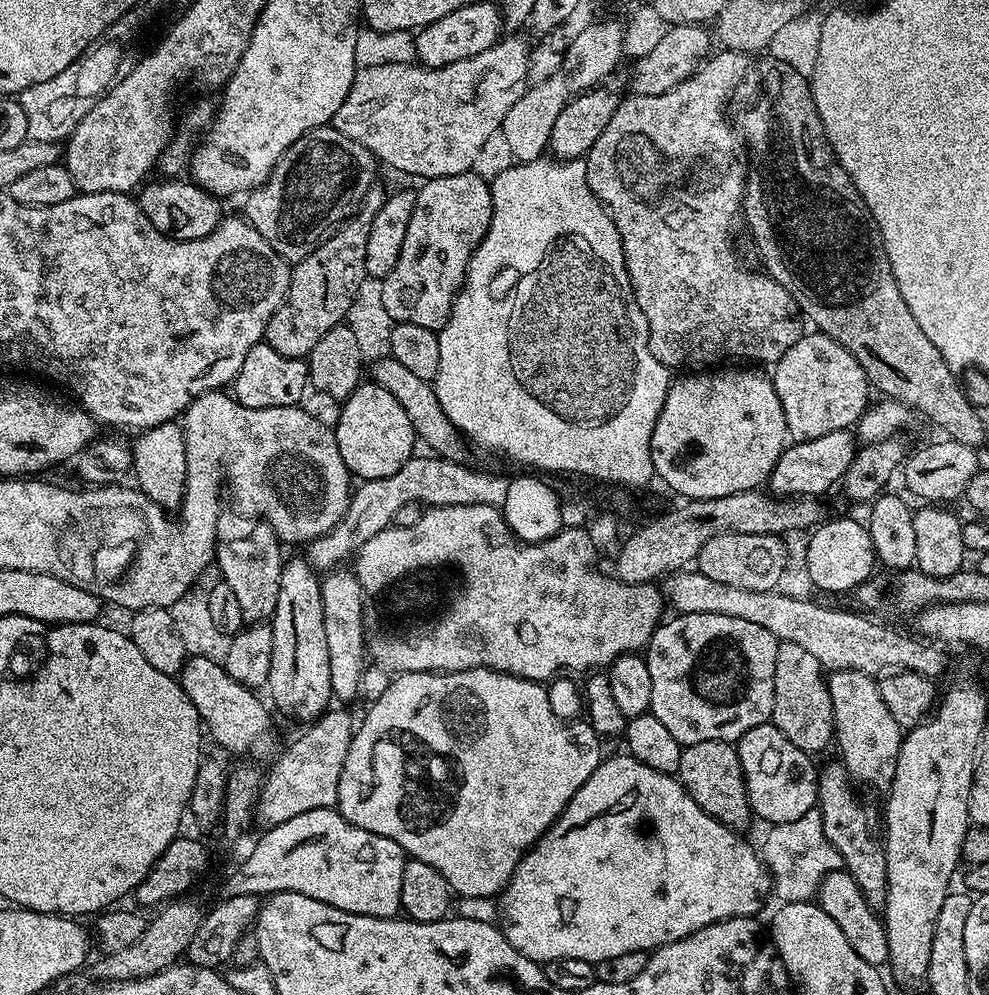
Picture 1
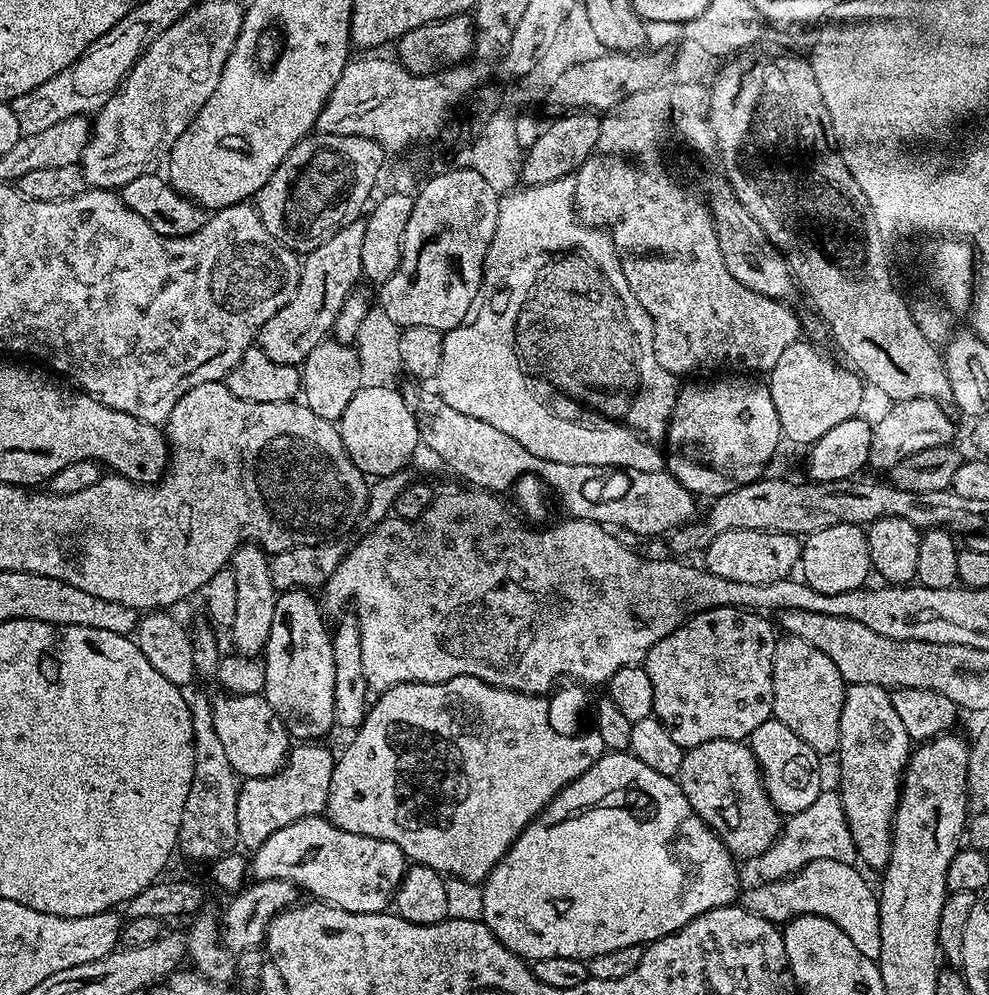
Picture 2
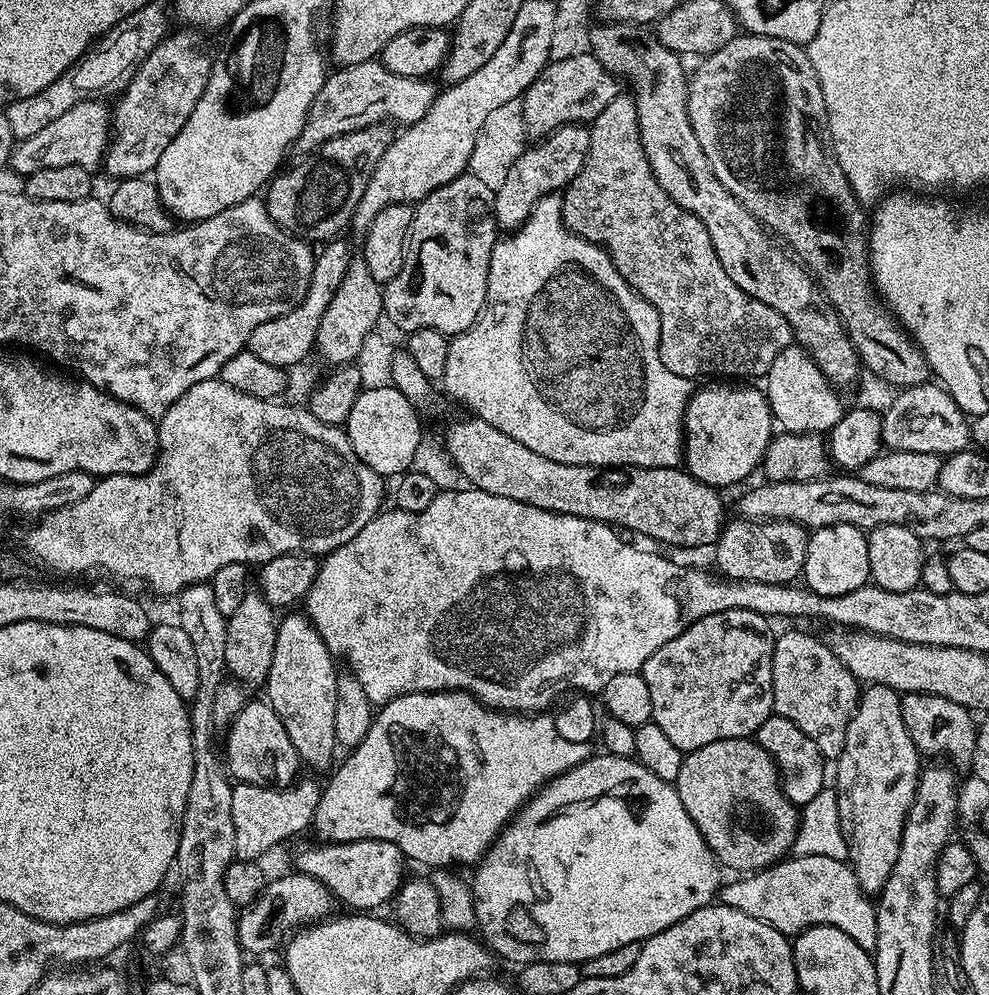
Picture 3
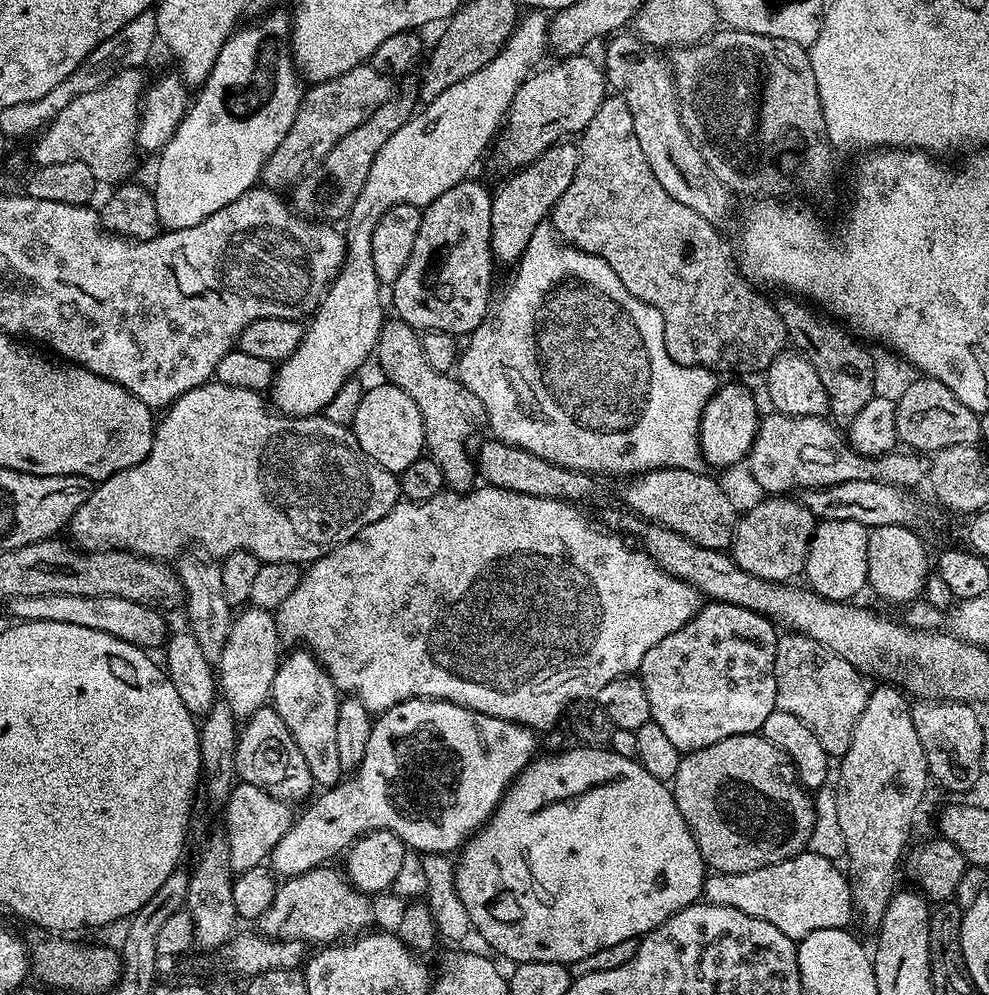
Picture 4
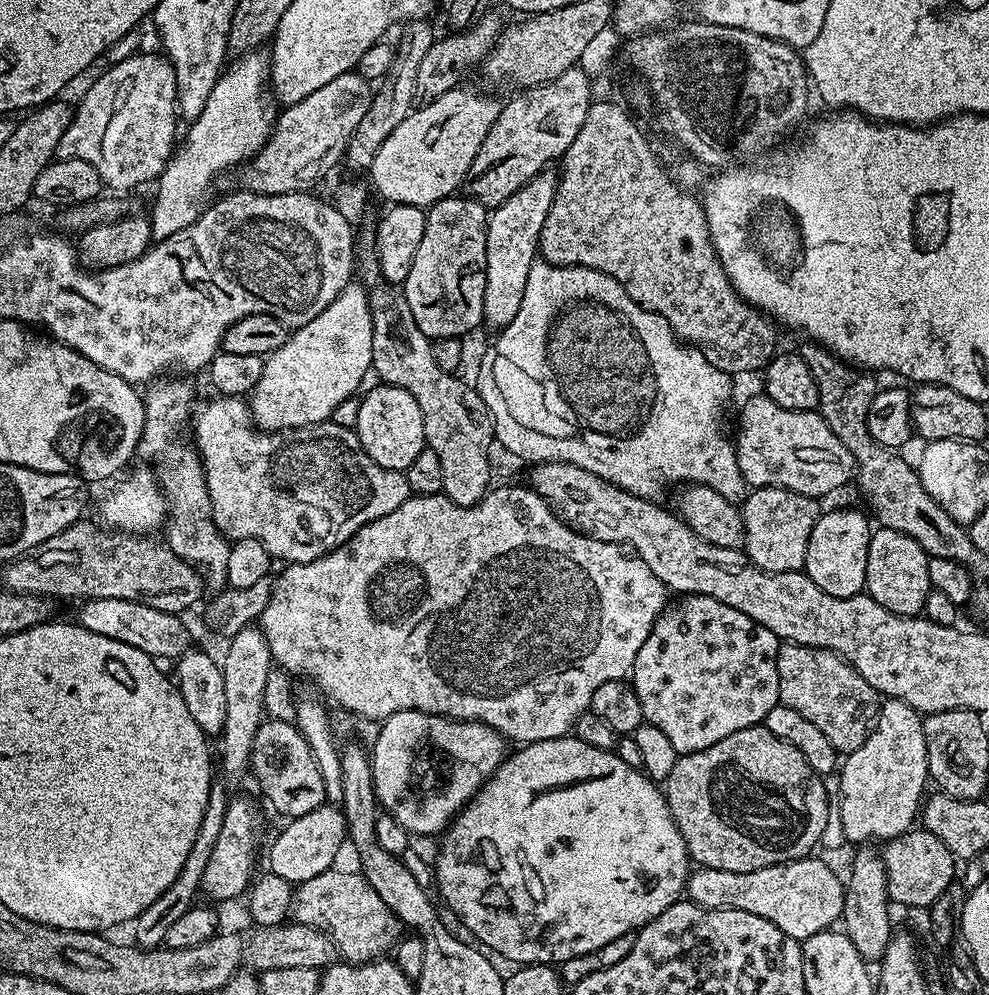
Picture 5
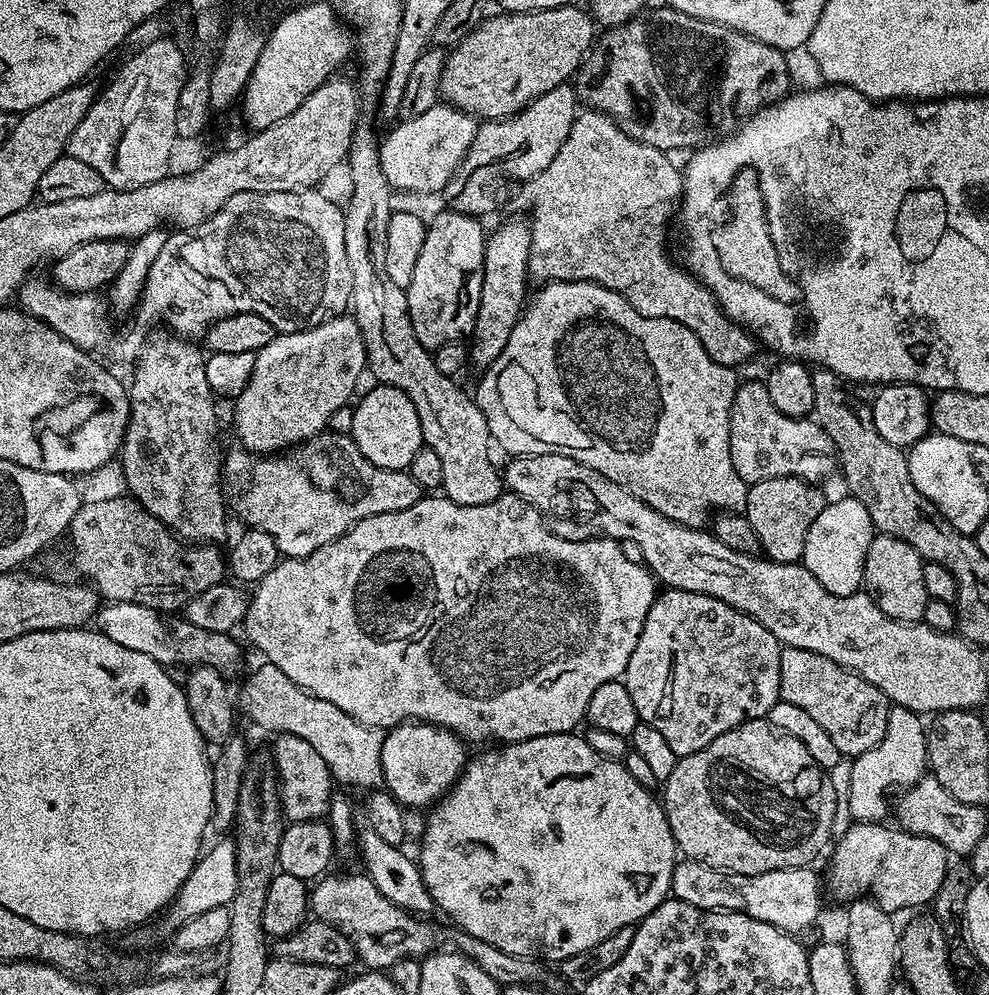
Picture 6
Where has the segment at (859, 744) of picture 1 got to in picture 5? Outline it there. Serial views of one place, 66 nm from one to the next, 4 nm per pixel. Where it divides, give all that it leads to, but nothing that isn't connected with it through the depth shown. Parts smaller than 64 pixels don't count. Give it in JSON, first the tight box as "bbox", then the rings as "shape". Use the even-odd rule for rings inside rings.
{"bbox":[838,699,929,962],"shape":[[[885,699],[876,715],[876,723],[868,732],[866,742],[858,750],[847,753],[838,768],[841,782],[841,818],[845,827],[845,838],[853,844],[864,844],[867,840],[887,842],[909,831],[912,819],[917,819],[925,799],[924,787],[929,787],[928,759],[926,758],[926,738],[921,713],[915,712],[909,704],[901,700]],[[872,852],[858,853],[852,860],[852,873],[848,878],[846,876],[842,928],[866,962],[879,962],[884,957],[884,951],[894,931],[892,920],[888,917],[888,908],[890,909],[888,875],[883,859],[877,853],[876,856]]]}

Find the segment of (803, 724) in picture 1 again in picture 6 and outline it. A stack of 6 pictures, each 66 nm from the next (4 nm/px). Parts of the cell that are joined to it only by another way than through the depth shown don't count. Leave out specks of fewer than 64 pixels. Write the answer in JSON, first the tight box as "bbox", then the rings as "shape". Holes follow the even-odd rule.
{"bbox":[780,647,890,758],"shape":[[[781,647],[780,699],[806,710],[806,714],[811,714],[822,725],[822,730],[830,734],[834,746],[838,746],[841,757],[844,758],[861,756],[863,752],[870,750],[870,746],[878,746],[878,742],[882,742],[882,734],[886,734],[886,718],[890,707],[886,694],[882,694],[878,686],[866,682],[866,678],[862,678],[856,672],[843,668],[830,658],[822,658],[822,654],[814,654],[810,650]]]}

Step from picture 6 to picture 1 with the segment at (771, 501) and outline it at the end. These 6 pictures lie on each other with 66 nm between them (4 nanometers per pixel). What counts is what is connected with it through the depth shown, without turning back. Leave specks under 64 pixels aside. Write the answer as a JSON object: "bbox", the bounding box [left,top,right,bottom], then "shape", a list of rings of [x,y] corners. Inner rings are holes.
{"bbox":[694,534,789,592],"shape":[[[718,534],[718,538],[710,538],[702,546],[694,564],[706,578],[714,578],[714,582],[751,592],[775,591],[778,580],[789,567],[788,552],[782,541],[780,536],[766,534]]]}

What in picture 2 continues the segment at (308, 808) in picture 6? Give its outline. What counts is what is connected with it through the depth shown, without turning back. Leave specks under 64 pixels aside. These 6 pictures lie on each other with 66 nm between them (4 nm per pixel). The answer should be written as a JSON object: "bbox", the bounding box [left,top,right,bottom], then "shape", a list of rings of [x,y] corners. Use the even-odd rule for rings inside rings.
{"bbox":[212,694,290,777],"shape":[[[220,694],[220,697],[212,700],[212,717],[214,730],[222,747],[226,749],[226,758],[230,761],[230,766],[234,766],[237,777],[273,776],[277,770],[283,768],[288,760],[290,737],[286,726],[264,700],[263,695]]]}

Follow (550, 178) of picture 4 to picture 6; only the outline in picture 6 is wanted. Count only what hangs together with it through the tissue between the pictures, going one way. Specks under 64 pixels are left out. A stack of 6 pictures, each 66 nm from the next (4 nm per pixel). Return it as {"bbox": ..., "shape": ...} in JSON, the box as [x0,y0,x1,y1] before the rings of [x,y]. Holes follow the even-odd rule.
{"bbox":[470,219,532,370],"shape":[[[527,219],[508,220],[496,229],[491,229],[484,245],[484,277],[482,278],[482,294],[478,298],[478,318],[472,327],[470,337],[470,360],[480,370],[486,370],[506,350],[506,342],[510,342],[510,334],[514,334],[514,326],[519,322],[529,299],[528,259],[530,258],[530,242],[532,241],[532,225]]]}

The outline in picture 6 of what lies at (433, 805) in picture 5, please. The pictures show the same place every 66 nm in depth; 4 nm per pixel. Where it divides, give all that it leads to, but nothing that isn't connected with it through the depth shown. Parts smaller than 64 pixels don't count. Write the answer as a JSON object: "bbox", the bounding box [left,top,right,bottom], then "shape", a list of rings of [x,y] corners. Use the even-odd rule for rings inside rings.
{"bbox":[381,722,470,810],"shape":[[[409,722],[398,724],[387,733],[381,754],[383,787],[405,809],[428,810],[455,787],[470,761],[469,745],[450,730],[436,724]]]}

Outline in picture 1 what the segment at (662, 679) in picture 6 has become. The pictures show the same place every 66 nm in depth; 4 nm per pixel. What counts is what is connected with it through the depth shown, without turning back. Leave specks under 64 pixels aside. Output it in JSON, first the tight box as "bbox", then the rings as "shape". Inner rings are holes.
{"bbox":[646,612,778,746],"shape":[[[685,612],[674,616],[673,620],[665,619],[661,623],[646,645],[646,659],[650,670],[650,702],[652,703],[650,711],[653,716],[658,718],[658,722],[662,722],[662,726],[666,726],[666,730],[670,730],[670,734],[674,734],[674,738],[678,738],[681,746],[707,740],[739,742],[742,734],[746,734],[746,730],[754,730],[754,726],[769,723],[774,710],[774,658],[778,643],[776,636],[770,634],[770,630],[758,626],[758,622],[746,622],[746,618],[732,618],[730,614],[690,614]]]}

